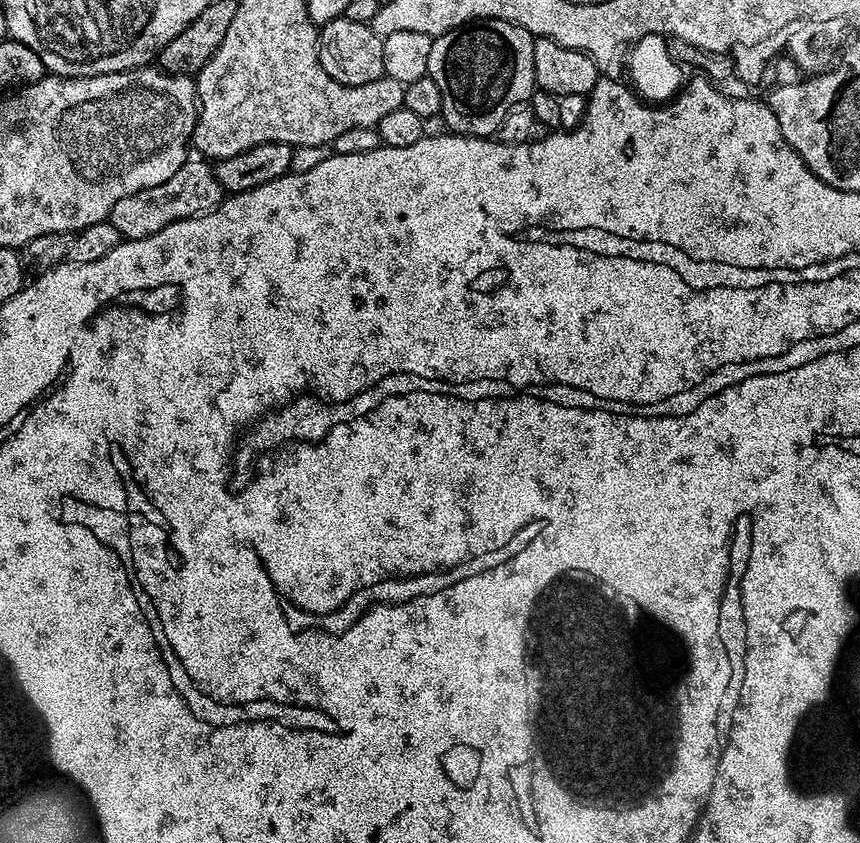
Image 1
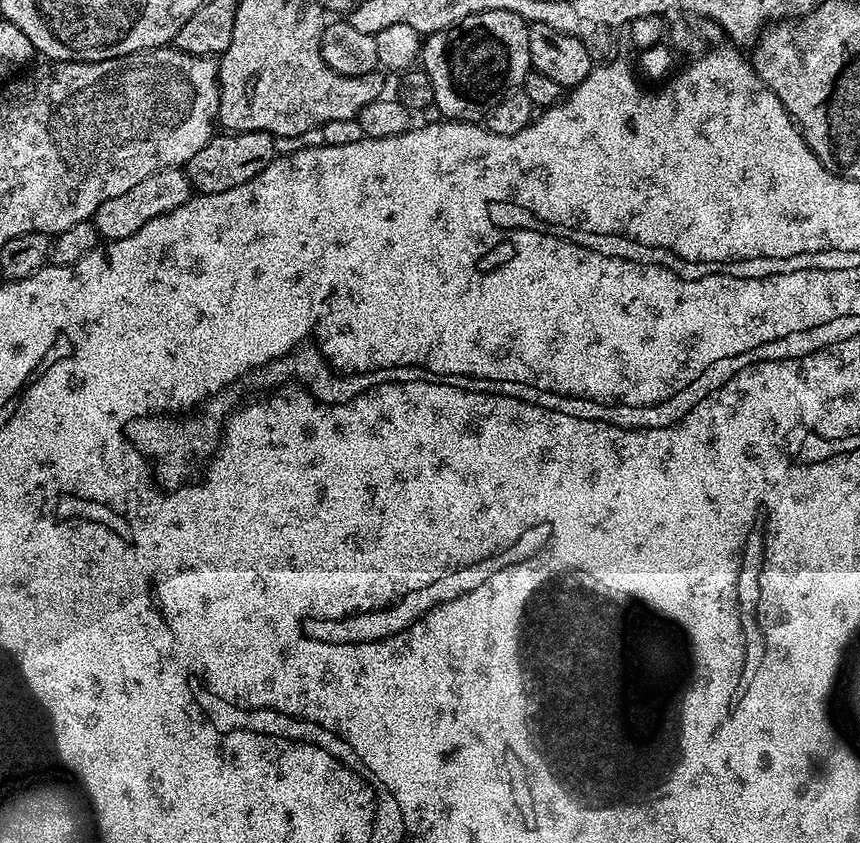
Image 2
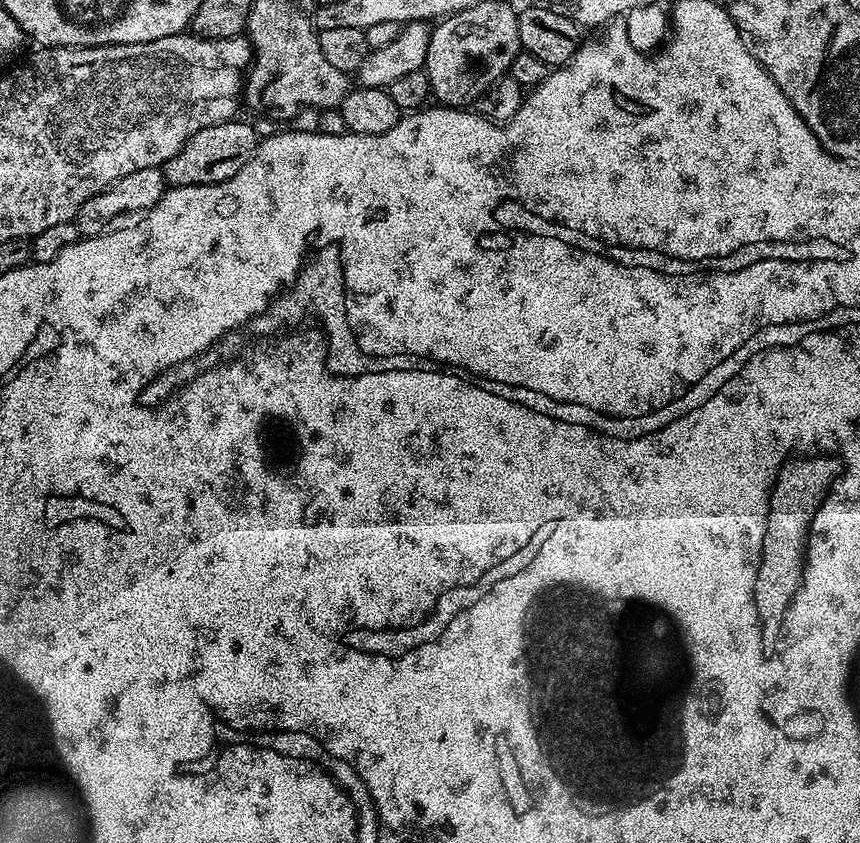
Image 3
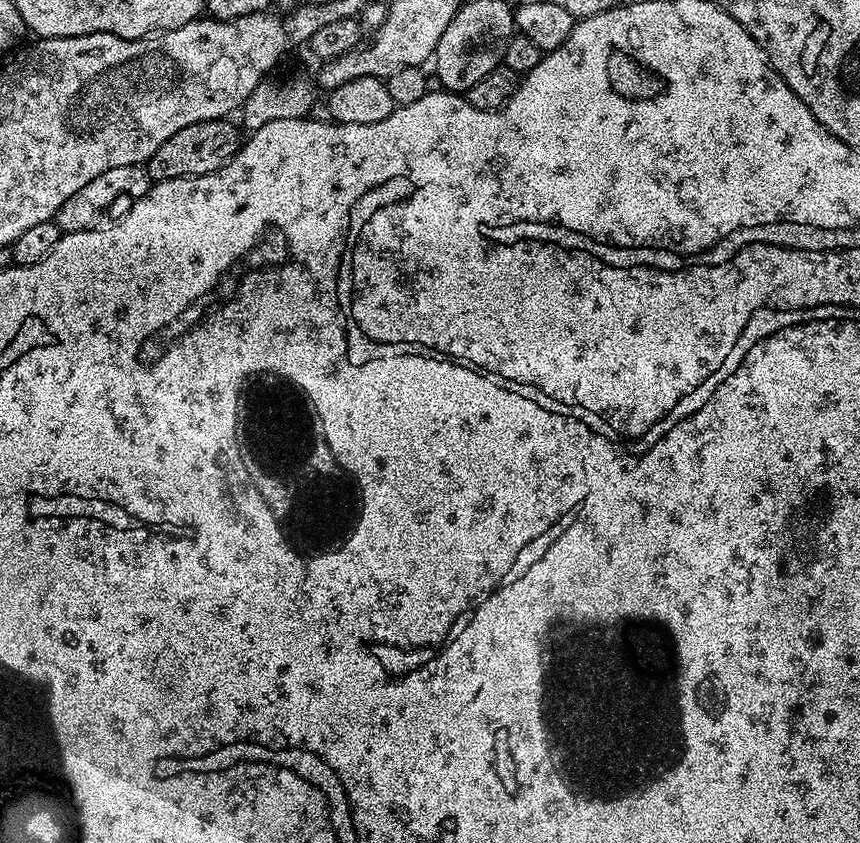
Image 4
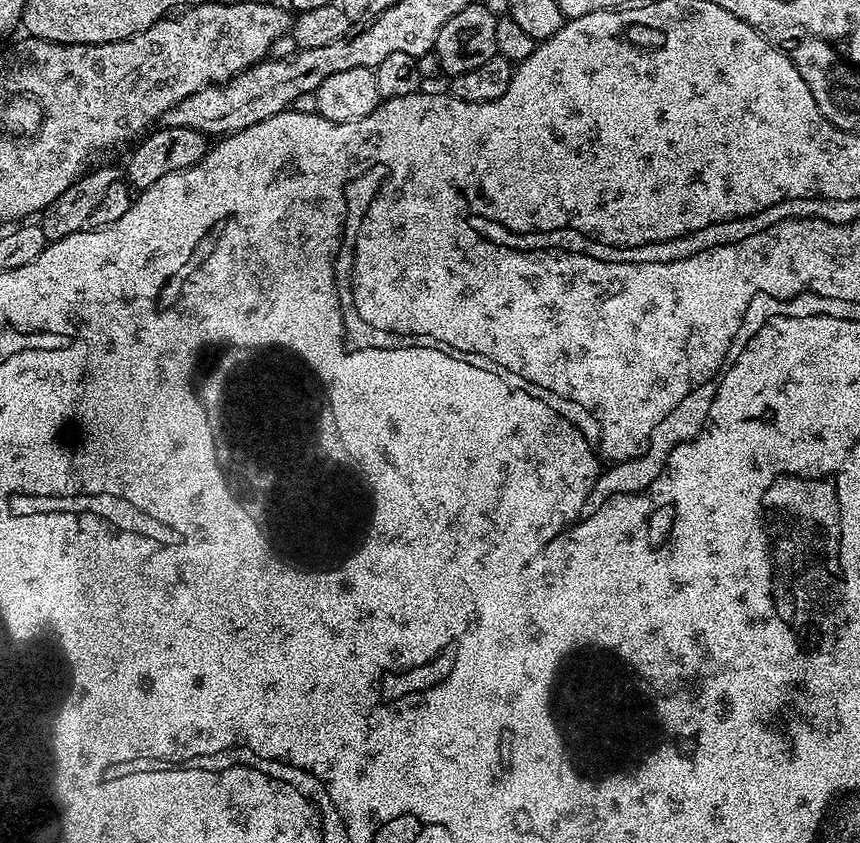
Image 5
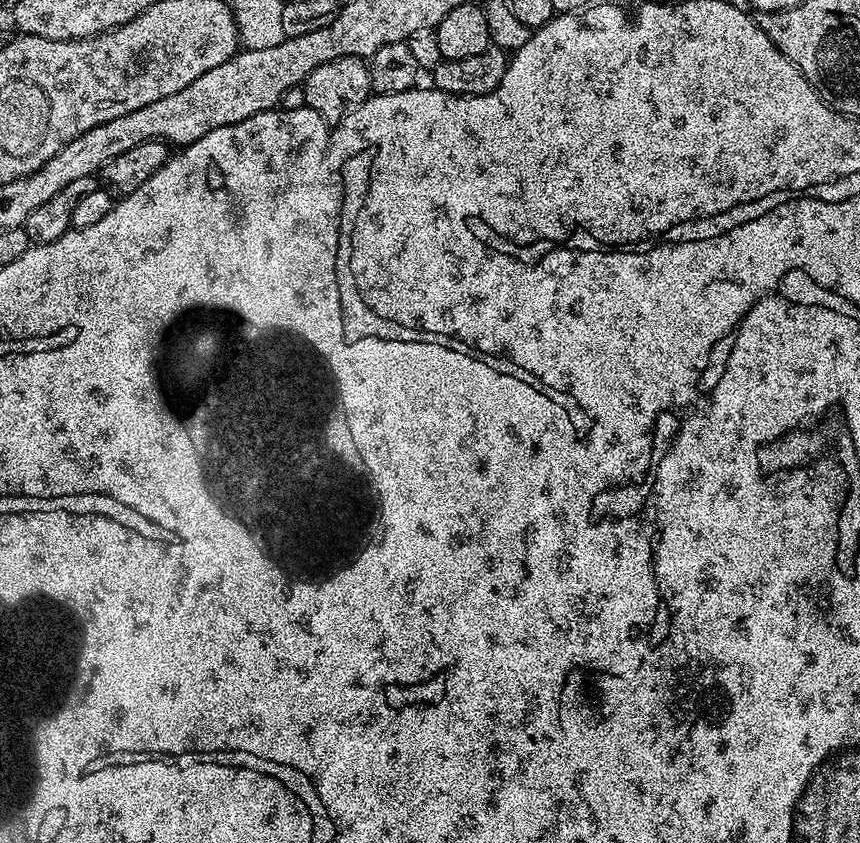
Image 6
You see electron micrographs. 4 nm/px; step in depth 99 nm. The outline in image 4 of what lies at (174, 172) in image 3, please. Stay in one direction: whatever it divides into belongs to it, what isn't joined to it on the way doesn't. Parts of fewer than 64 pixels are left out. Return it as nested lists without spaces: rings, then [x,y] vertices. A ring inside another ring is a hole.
[[[221,118],[194,122],[194,126],[182,126],[178,134],[166,138],[166,142],[162,142],[162,146],[158,146],[158,150],[154,150],[148,159],[146,167],[149,181],[201,176],[218,170],[240,149],[242,143],[241,129],[236,124],[232,125],[232,122],[231,119]]]

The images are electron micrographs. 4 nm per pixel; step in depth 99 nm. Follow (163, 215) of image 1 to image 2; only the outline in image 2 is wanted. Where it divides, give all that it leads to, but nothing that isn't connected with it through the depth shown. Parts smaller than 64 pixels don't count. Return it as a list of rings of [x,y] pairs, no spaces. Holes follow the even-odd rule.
[[[184,168],[158,170],[150,174],[150,178],[142,178],[142,182],[138,182],[138,186],[133,186],[131,190],[126,190],[126,194],[118,194],[118,198],[110,198],[110,202],[102,202],[102,206],[98,206],[98,210],[92,215],[91,221],[105,241],[130,238],[130,234],[142,230],[146,222],[178,210],[178,206],[192,199],[193,195],[194,189]]]

